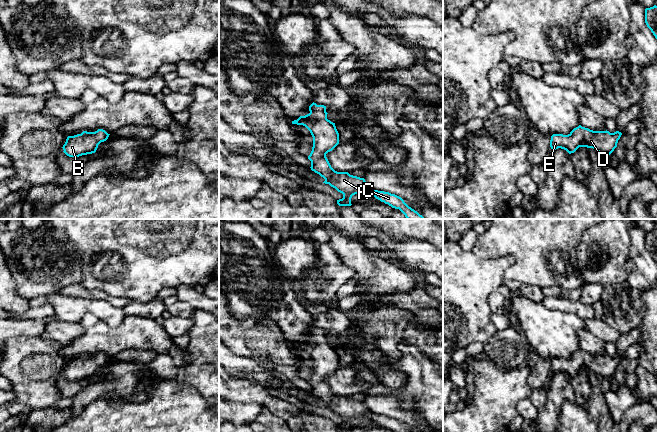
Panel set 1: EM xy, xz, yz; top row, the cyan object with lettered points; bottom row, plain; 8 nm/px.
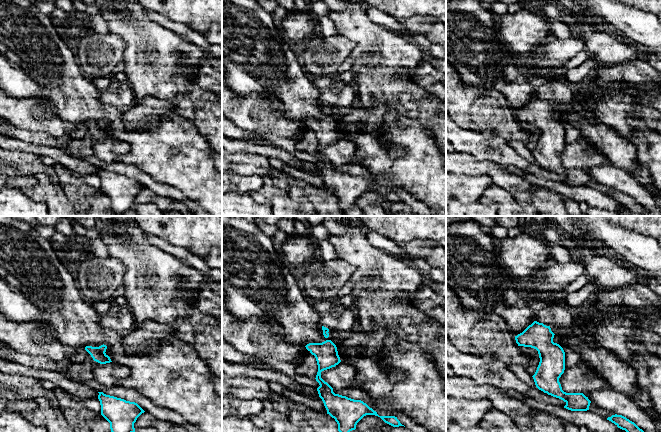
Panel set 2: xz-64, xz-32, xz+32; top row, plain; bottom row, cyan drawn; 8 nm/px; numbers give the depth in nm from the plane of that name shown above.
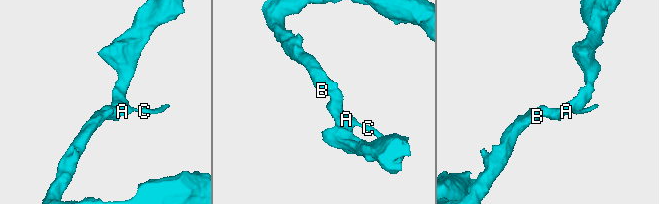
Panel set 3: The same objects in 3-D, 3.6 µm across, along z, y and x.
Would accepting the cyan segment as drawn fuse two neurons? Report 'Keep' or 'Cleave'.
Keep

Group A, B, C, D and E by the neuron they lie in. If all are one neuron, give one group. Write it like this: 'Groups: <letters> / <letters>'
Groups: A B C D E

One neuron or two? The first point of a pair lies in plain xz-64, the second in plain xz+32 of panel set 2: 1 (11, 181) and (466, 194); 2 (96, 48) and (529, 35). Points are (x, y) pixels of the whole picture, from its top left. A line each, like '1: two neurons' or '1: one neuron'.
1: one neuron
2: two neurons

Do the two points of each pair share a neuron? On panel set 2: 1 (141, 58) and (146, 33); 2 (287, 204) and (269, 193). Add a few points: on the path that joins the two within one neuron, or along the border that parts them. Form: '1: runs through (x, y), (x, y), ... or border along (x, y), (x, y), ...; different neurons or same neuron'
1: runs through (141, 52), (146, 46), (146, 39); same neuron
2: runs through (283, 204), (273, 195); same neuron

